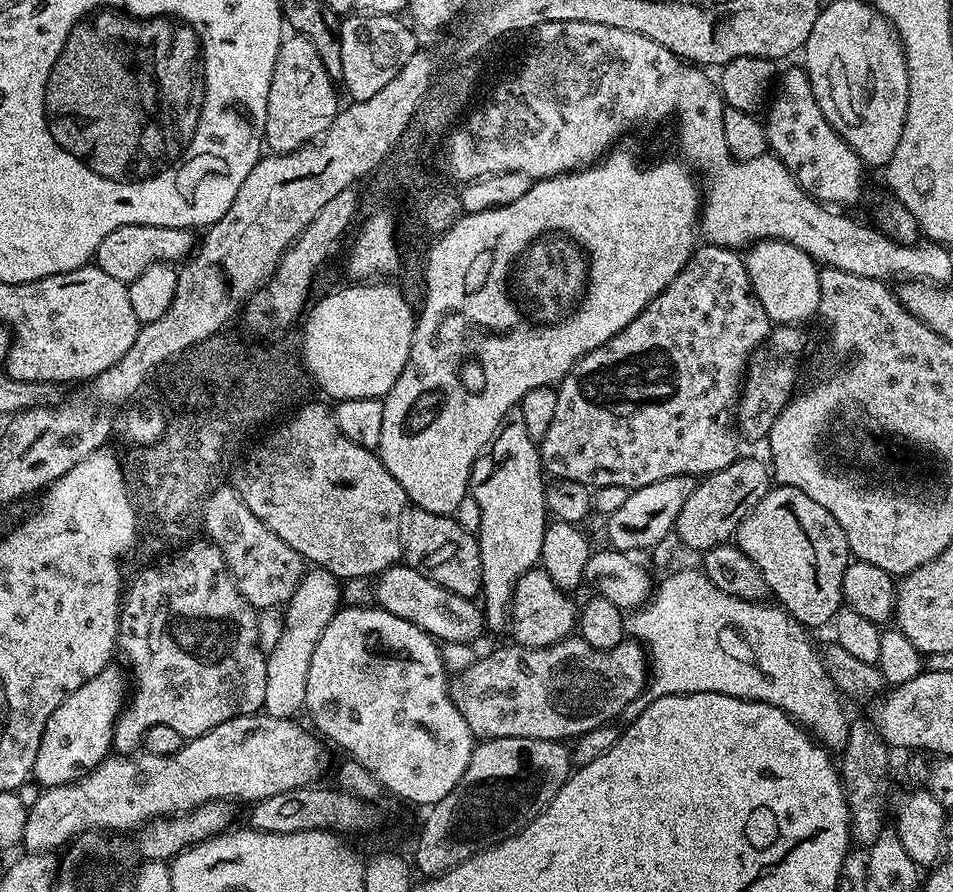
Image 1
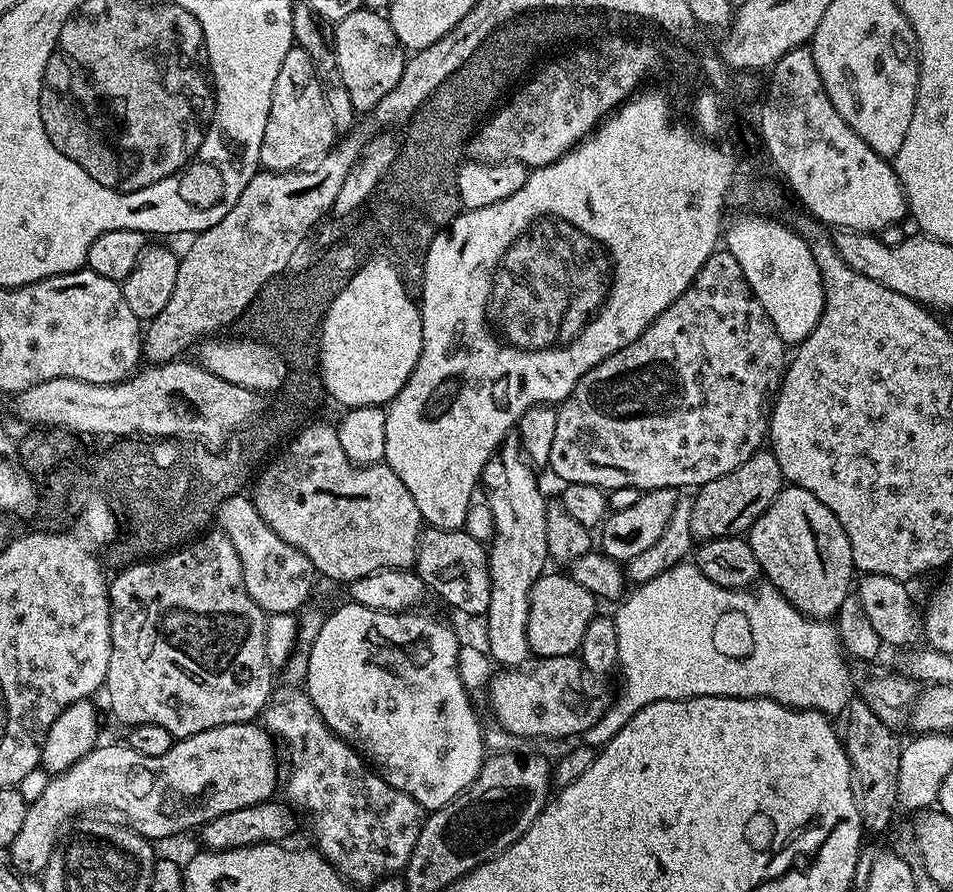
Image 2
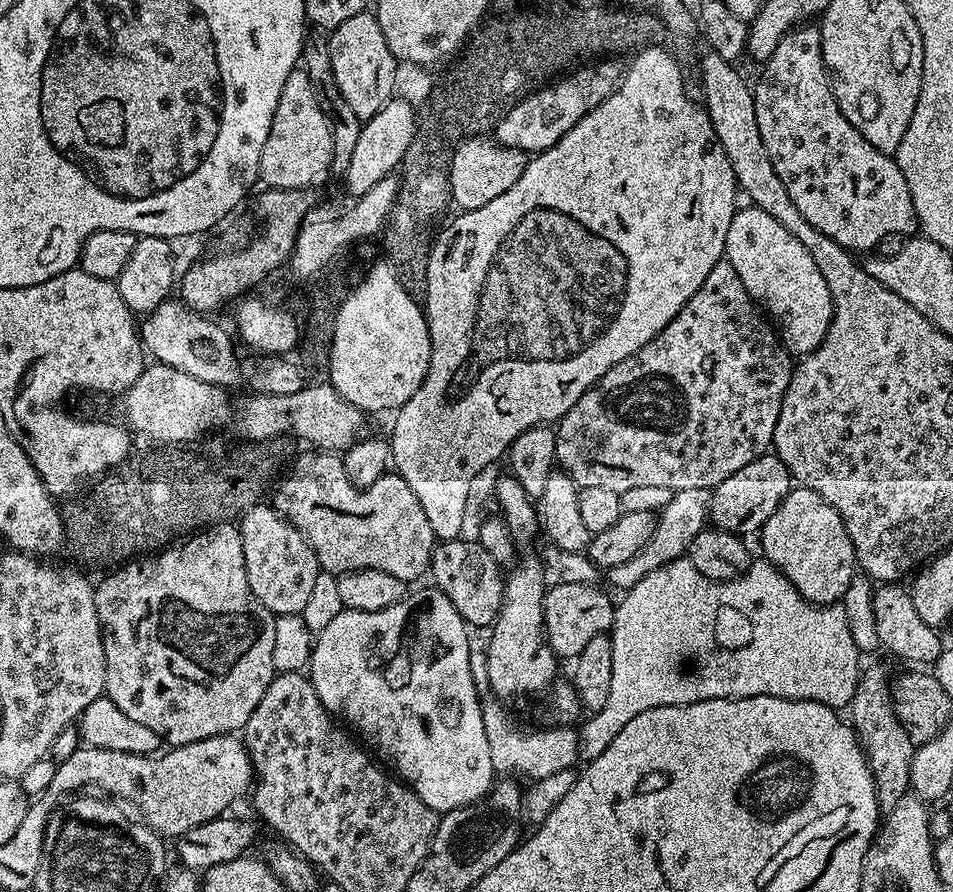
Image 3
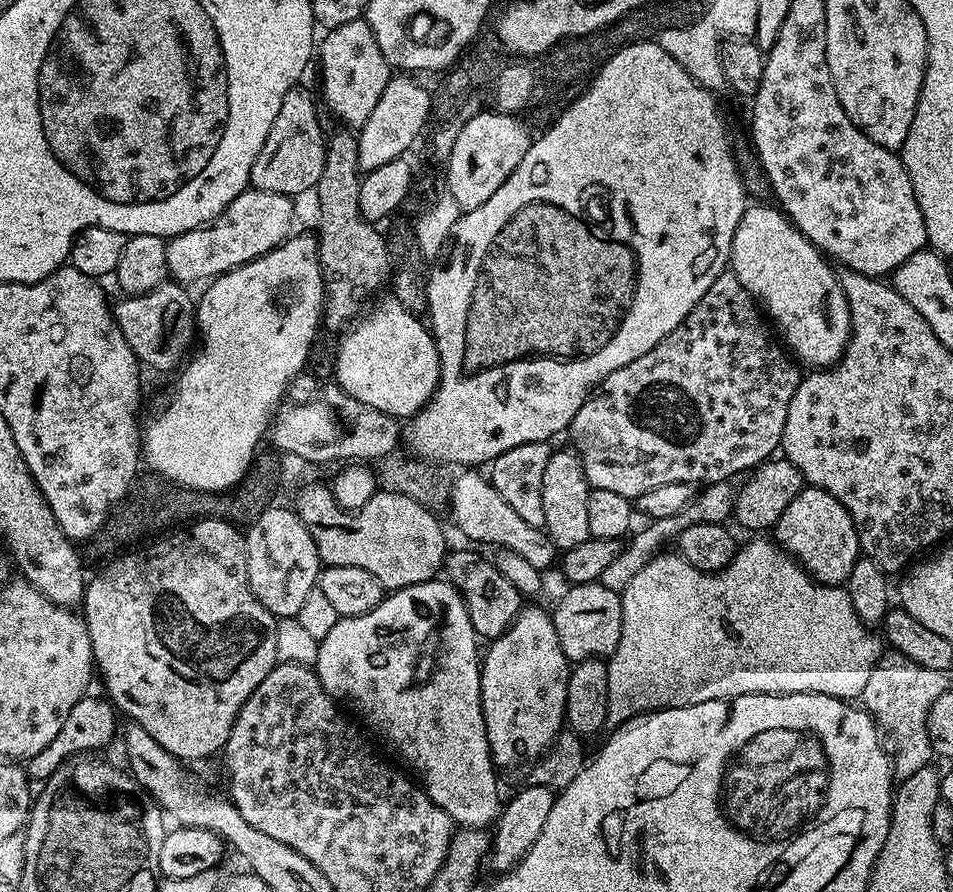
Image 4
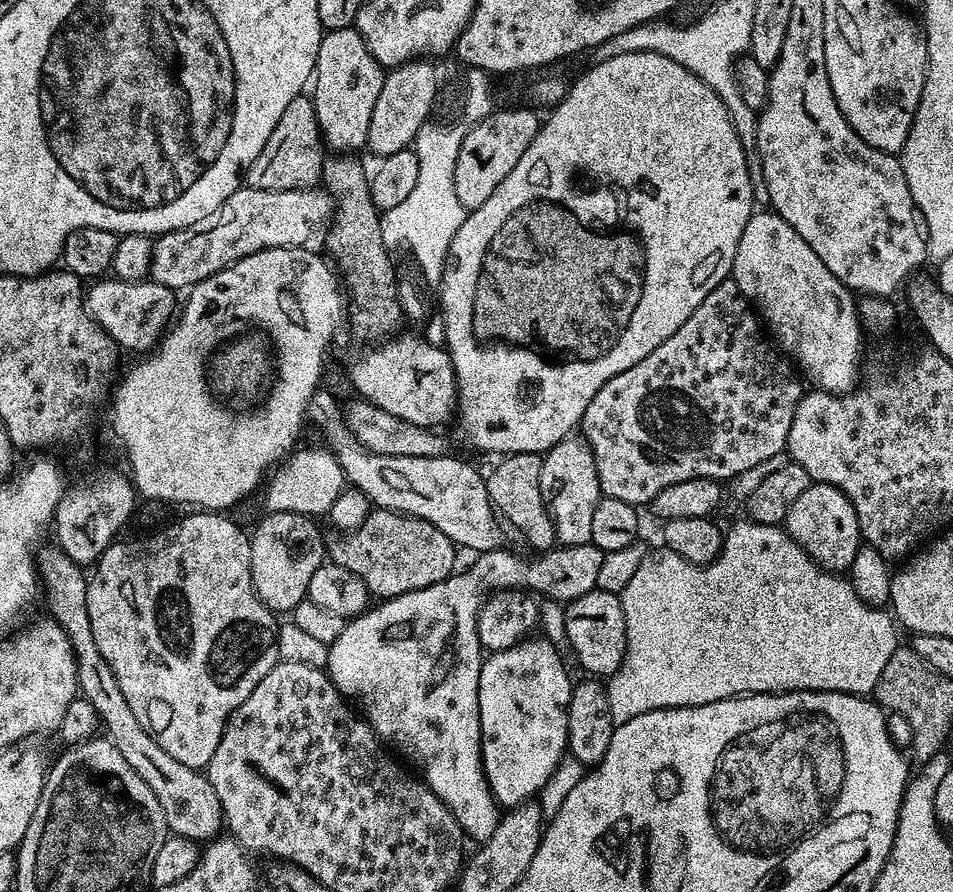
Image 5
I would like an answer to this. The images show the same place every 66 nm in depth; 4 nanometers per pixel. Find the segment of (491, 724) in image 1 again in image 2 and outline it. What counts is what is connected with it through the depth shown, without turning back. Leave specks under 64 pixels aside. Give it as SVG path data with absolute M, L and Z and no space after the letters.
M575 655L545 656L537 659L535 663L533 668L512 666L493 675L490 689L492 688L492 708L496 711L495 723L515 738L529 736L532 740L560 740L563 736L576 736L579 732L594 727L599 722L604 708L598 701L584 697L586 673L579 659Z

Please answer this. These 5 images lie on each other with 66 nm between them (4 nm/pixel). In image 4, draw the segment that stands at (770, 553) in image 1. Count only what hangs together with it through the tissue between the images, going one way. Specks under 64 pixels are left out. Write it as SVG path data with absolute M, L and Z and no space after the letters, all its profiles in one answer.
M811 486L801 488L794 502L782 510L774 540L817 584L843 585L854 562L862 556L858 534L846 506L826 490Z

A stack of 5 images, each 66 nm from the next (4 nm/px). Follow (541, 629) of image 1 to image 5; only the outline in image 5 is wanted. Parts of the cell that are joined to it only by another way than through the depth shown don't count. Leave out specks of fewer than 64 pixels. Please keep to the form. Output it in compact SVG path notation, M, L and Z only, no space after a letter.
M599 590L590 594L582 594L582 598L567 601L564 612L566 638L569 640L571 655L576 655L577 662L588 671L585 673L596 678L607 678L615 674L620 669L626 646L626 622L619 595Z

